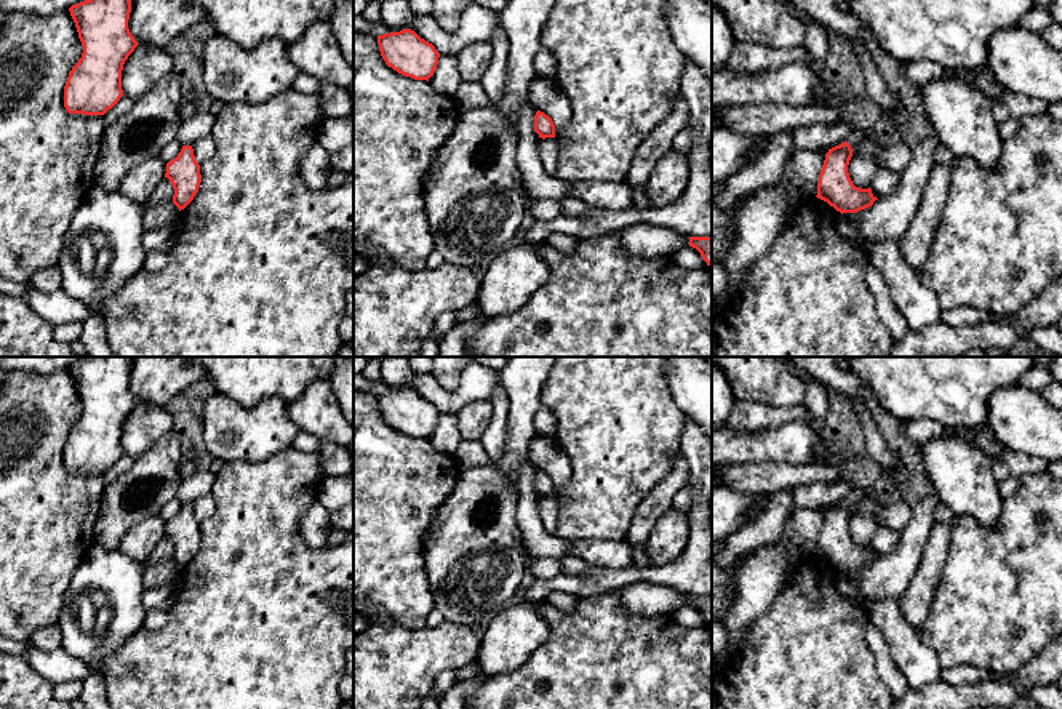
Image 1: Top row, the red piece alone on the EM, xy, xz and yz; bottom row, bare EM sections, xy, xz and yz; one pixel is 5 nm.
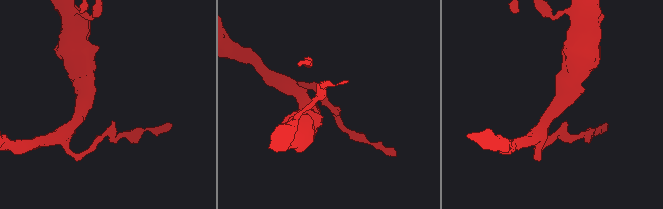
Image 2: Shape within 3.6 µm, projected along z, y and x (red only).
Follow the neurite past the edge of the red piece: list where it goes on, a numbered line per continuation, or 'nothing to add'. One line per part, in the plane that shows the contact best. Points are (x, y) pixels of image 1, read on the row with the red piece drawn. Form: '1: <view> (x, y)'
1: yz (856, 133)

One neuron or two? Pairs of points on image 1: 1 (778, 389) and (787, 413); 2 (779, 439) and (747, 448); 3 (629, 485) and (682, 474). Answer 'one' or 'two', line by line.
1: two
2: one
3: two

